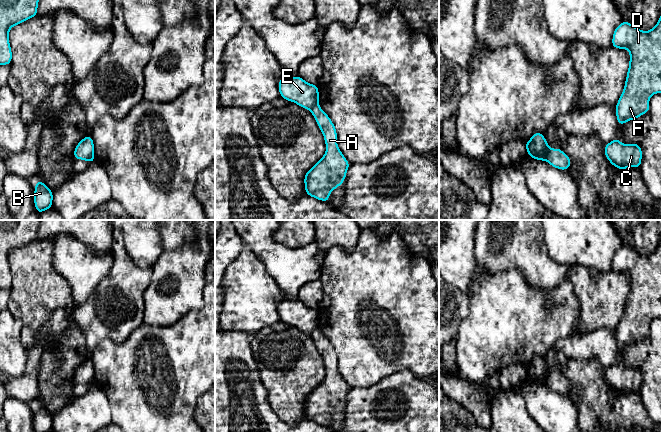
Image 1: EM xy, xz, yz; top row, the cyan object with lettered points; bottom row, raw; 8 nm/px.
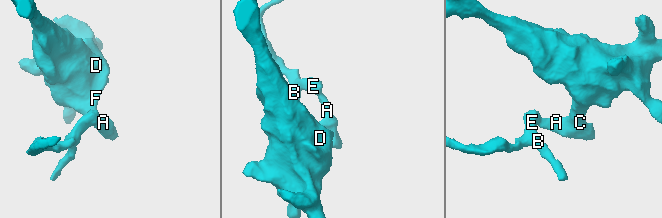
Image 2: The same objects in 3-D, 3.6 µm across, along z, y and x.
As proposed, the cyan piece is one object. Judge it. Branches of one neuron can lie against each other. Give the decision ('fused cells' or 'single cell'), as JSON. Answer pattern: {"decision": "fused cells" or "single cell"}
{"decision": "fused cells"}

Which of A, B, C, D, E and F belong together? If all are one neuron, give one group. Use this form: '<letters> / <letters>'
A C D F / B E

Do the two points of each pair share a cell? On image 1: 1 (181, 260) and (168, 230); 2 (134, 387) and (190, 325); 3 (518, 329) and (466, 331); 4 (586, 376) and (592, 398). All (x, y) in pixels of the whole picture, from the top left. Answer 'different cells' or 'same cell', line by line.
1: different cells
2: same cell
3: same cell
4: same cell

